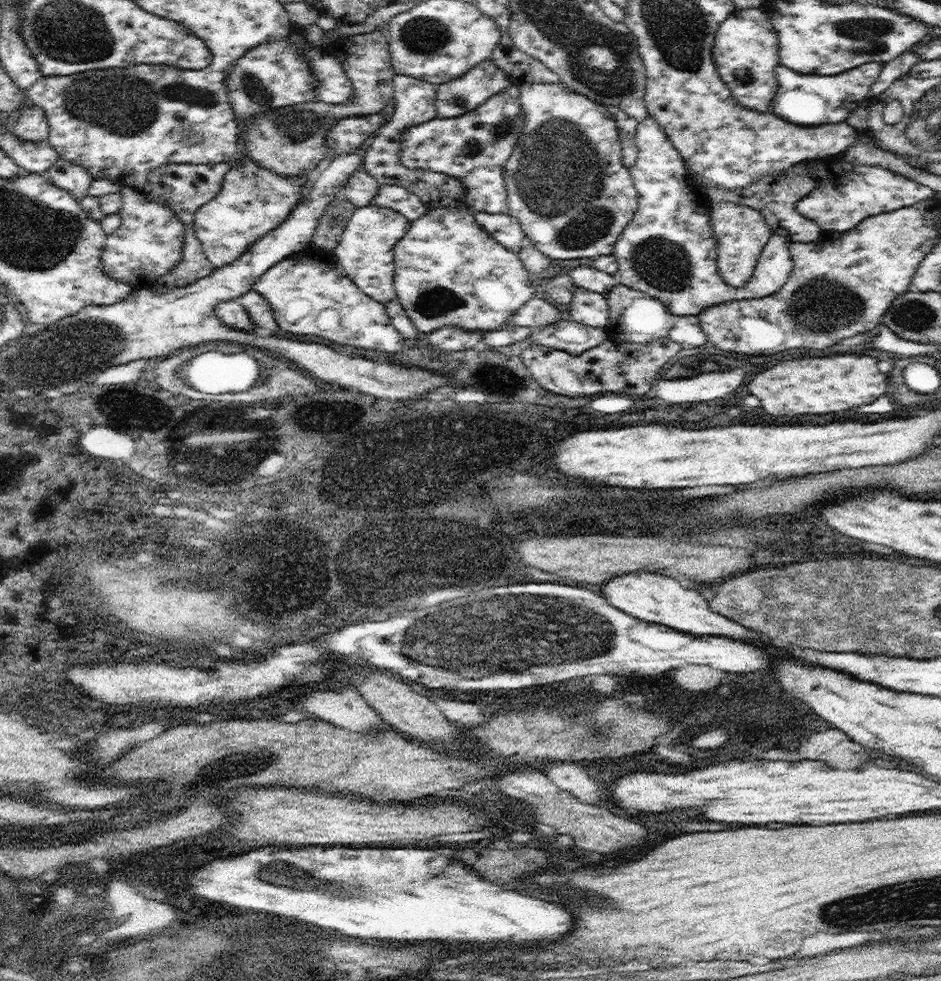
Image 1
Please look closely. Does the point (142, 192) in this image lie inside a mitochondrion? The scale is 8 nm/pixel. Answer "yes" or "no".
no

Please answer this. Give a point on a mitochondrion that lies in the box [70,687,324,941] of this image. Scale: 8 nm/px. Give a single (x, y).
(225, 769)

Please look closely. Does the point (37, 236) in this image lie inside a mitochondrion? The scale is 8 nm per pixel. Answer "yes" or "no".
yes

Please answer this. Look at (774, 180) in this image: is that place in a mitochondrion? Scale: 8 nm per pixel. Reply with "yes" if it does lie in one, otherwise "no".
no

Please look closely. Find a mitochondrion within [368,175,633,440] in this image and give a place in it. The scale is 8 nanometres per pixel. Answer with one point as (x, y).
(438, 300)

